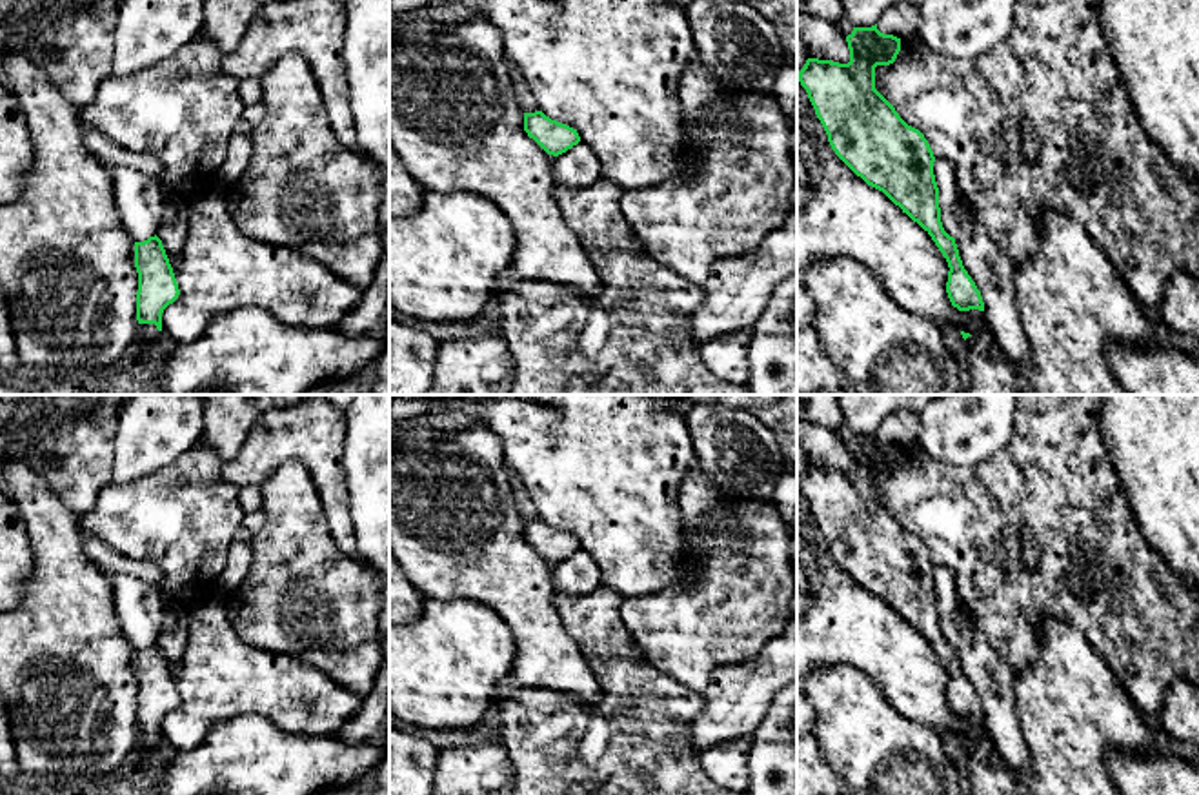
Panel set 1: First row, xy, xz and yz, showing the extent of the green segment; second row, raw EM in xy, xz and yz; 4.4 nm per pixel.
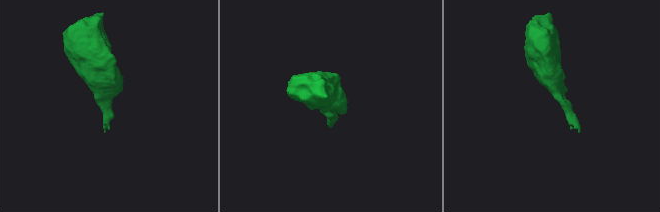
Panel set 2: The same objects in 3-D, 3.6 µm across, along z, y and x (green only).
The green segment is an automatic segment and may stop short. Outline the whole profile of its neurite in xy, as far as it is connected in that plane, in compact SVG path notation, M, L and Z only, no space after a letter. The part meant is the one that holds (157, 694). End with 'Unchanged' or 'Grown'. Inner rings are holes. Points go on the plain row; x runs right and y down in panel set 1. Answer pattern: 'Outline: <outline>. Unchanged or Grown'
Outline: M156 642L144 649L135 649L135 675L138 680L138 748L151 750L162 739L164 717L178 706L180 697L162 648Z. Grown

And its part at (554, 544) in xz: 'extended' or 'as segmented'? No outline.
as segmented

